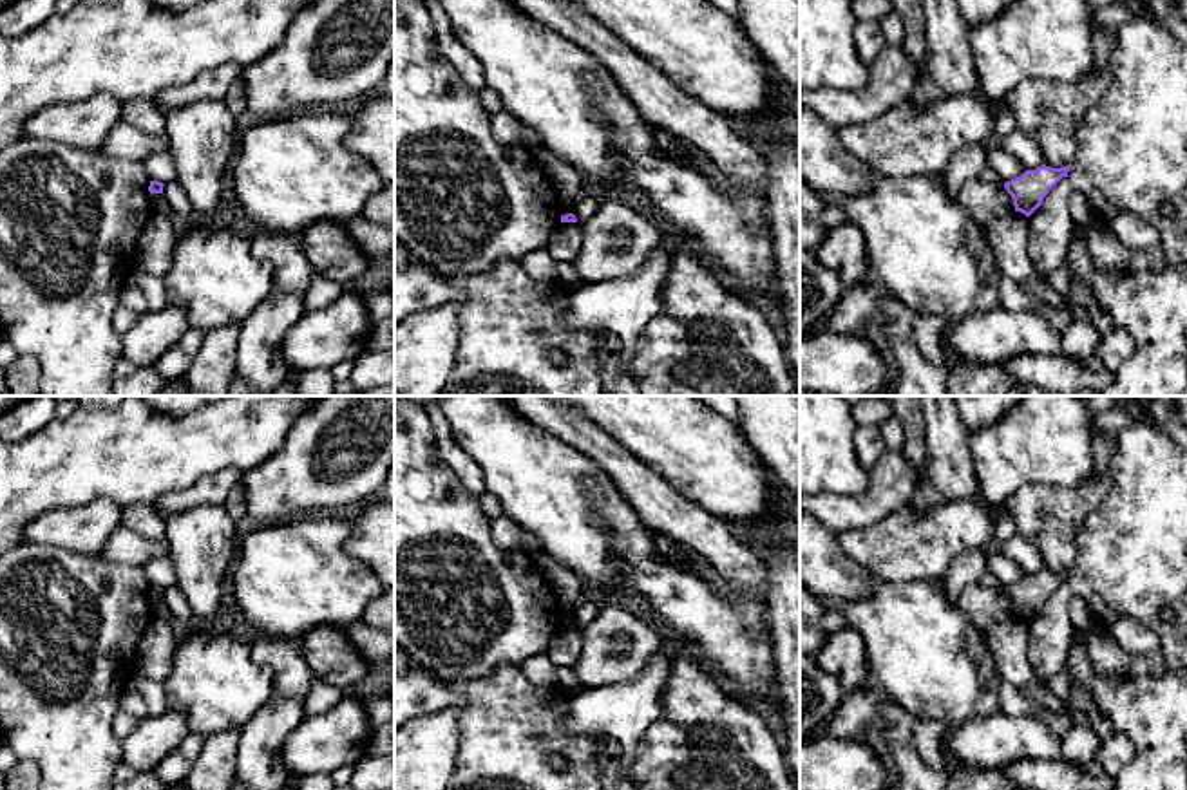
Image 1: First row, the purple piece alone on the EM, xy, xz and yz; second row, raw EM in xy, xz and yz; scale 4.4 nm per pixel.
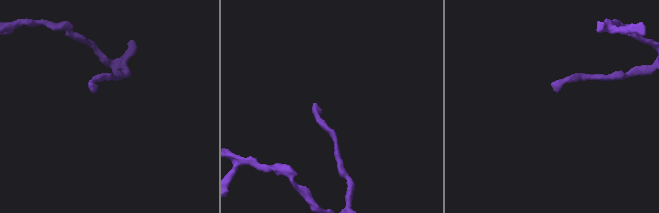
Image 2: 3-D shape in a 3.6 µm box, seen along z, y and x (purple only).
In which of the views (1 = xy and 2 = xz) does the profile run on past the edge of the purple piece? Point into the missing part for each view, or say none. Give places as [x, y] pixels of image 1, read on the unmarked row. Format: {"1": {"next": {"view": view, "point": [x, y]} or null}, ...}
{"1": {"next": null}, "2": {"next": null}}

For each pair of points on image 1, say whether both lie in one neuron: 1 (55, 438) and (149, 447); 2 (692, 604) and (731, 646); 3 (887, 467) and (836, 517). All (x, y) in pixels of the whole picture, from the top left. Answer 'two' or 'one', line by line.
1: one
2: one
3: one

